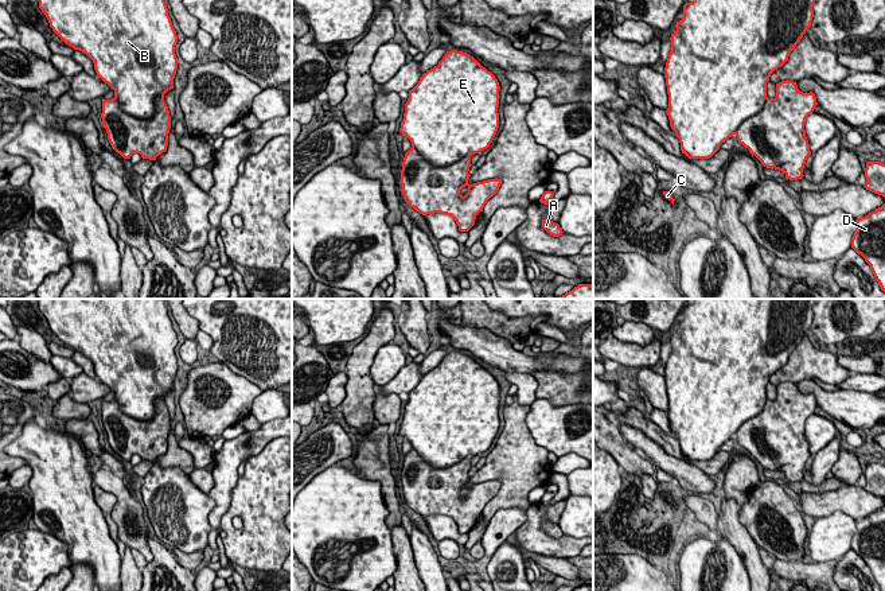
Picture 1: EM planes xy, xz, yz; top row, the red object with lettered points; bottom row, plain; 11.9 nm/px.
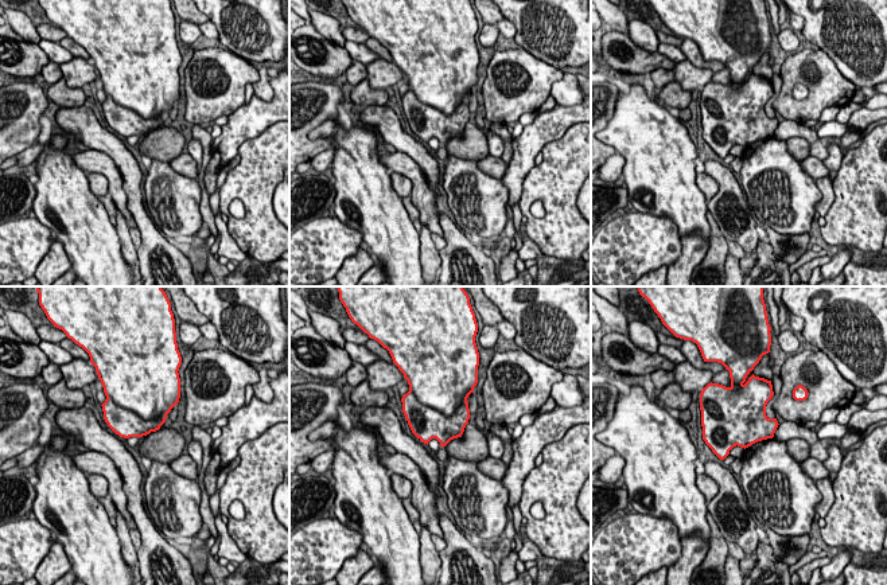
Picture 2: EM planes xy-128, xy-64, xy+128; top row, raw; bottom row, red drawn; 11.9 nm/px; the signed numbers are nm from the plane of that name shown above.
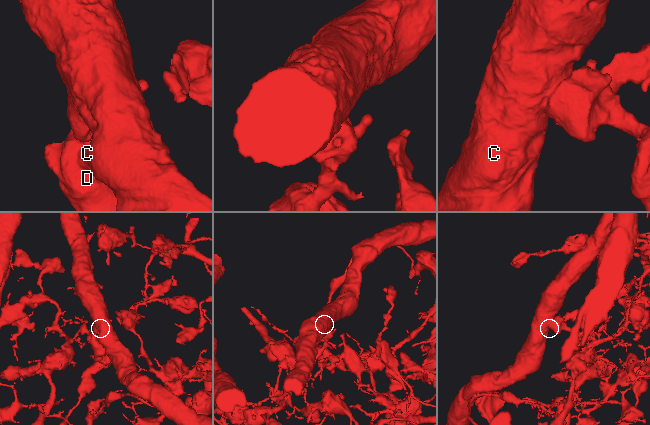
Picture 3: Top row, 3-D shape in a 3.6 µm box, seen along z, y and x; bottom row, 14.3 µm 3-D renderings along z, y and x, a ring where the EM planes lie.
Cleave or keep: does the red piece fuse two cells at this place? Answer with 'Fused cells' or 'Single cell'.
Single cell

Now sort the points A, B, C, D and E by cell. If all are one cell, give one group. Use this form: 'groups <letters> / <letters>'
groups A B C D E

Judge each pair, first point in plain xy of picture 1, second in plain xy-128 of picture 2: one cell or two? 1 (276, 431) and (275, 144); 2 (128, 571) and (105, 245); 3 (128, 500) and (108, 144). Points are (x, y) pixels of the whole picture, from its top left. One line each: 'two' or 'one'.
1: two
2: two
3: two

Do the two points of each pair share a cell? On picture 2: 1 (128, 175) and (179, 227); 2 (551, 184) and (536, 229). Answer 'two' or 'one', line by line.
1: two
2: one

